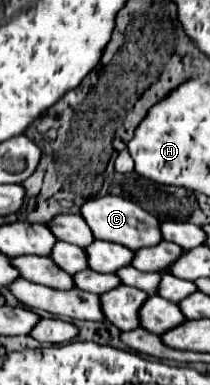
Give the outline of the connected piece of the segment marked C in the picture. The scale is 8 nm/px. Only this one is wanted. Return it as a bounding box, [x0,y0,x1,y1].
[81,195,163,251]

